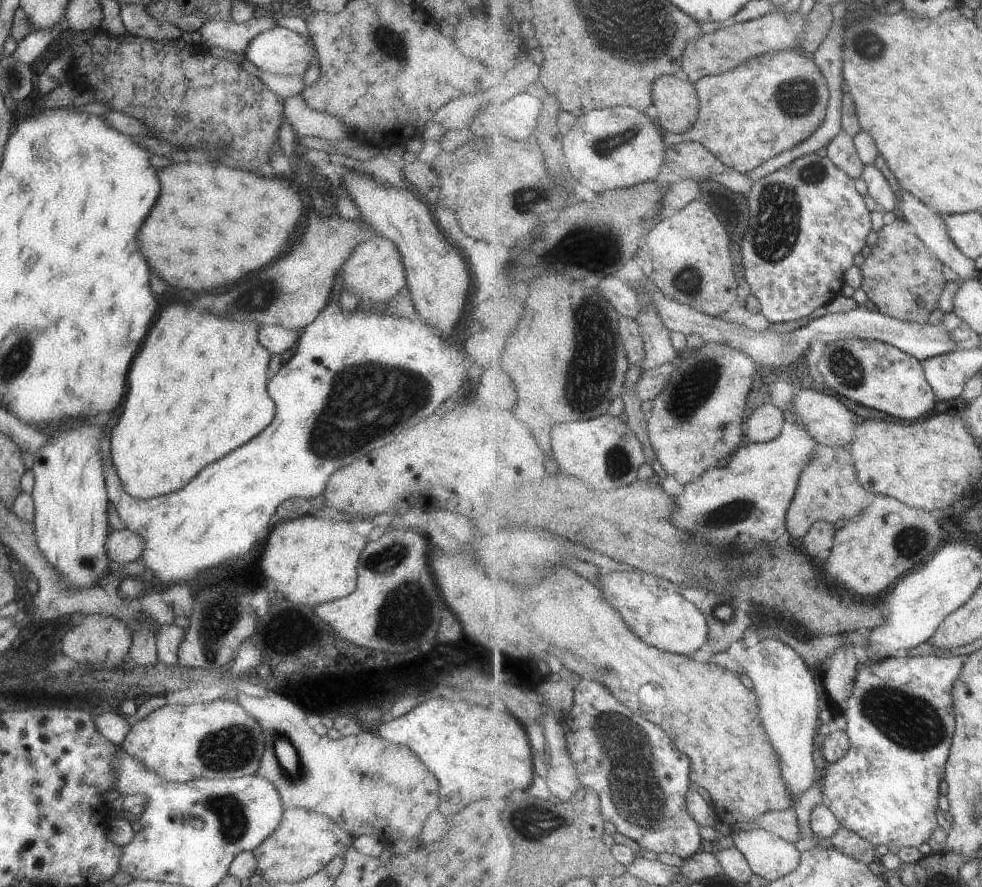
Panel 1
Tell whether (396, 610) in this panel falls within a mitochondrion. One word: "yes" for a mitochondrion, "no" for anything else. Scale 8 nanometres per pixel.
yes

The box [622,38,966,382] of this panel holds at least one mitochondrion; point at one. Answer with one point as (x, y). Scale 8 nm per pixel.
(777, 218)

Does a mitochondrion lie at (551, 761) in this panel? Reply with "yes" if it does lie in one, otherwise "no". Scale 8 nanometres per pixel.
no

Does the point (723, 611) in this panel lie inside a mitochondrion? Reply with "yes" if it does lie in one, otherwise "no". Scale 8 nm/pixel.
yes

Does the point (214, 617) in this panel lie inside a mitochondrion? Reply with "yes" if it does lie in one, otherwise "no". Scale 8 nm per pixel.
yes

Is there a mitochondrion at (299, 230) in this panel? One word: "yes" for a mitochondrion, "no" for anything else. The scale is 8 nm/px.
no

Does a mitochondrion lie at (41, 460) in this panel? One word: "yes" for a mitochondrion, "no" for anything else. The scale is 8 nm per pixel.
no

